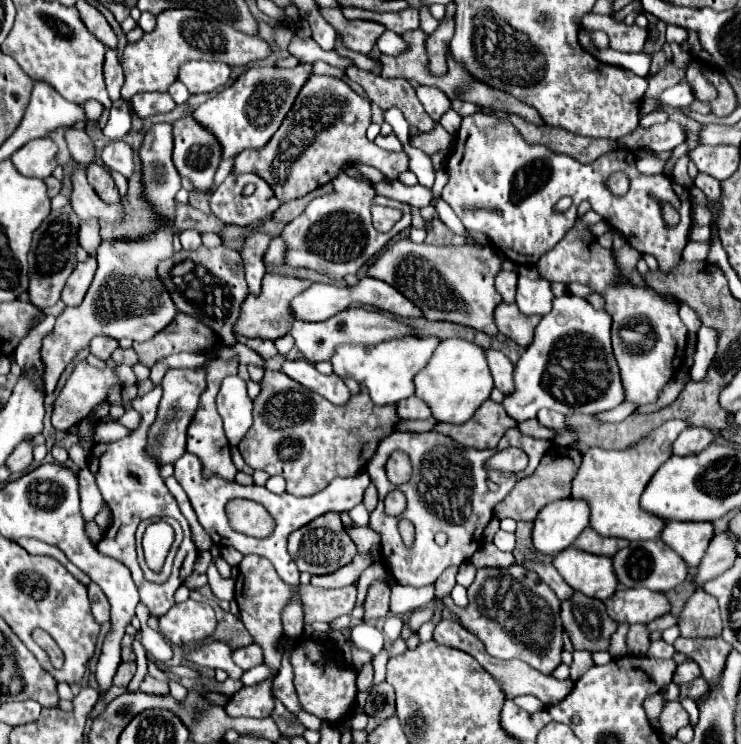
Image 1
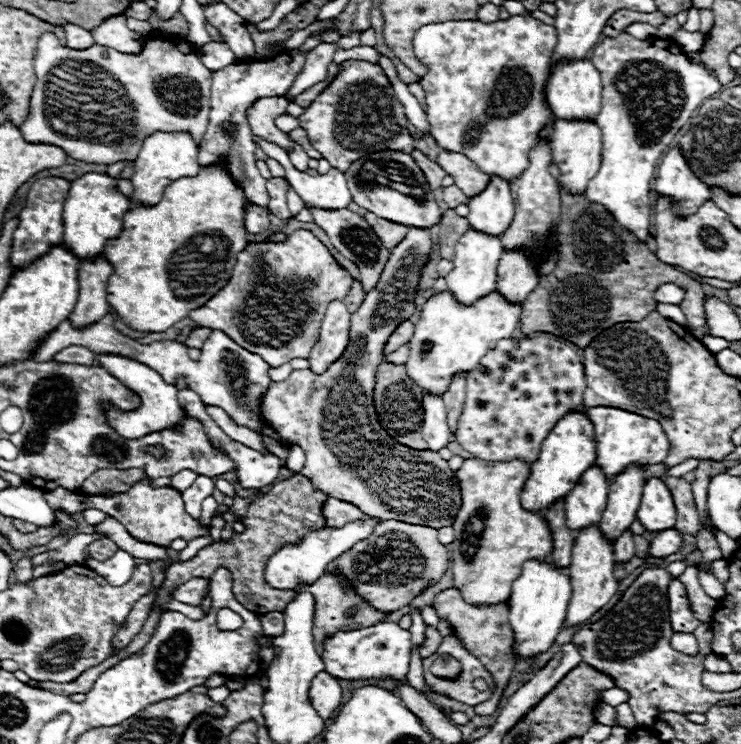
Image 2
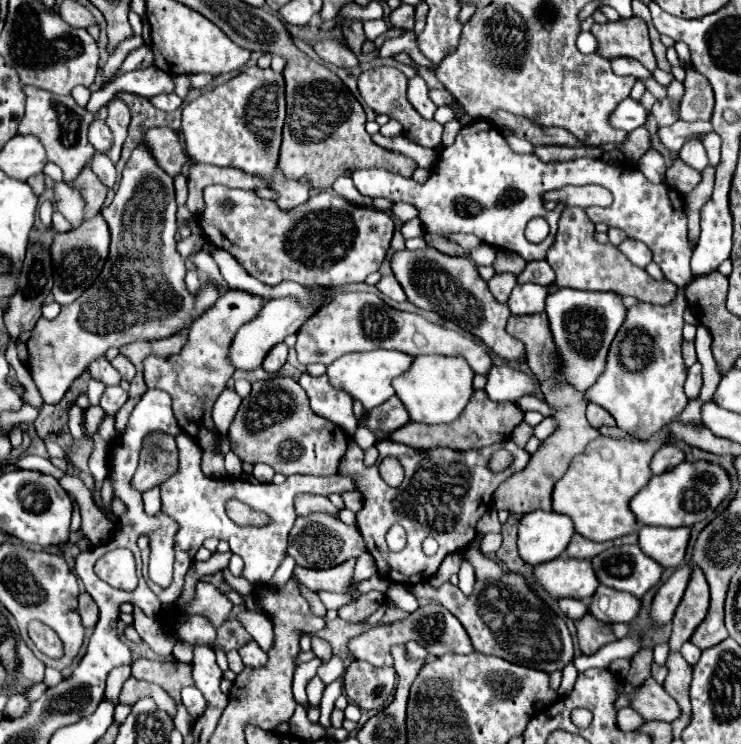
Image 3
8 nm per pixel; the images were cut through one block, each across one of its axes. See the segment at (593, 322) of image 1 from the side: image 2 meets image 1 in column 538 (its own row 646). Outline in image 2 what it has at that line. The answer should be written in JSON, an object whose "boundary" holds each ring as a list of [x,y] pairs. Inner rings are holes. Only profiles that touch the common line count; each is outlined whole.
{"boundary":[[[378,622],[362,630],[336,632],[324,640],[322,660],[336,680],[404,680],[410,664],[410,632],[394,622]]]}

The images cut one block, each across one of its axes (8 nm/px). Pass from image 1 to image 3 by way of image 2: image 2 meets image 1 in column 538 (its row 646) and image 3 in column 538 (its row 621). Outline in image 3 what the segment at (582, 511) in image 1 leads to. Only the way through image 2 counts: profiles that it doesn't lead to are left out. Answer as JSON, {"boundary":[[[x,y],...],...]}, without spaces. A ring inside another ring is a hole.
{"boundary":[[[528,512],[518,526],[518,554],[524,562],[538,566],[564,554],[574,524],[568,516],[556,512]]]}

